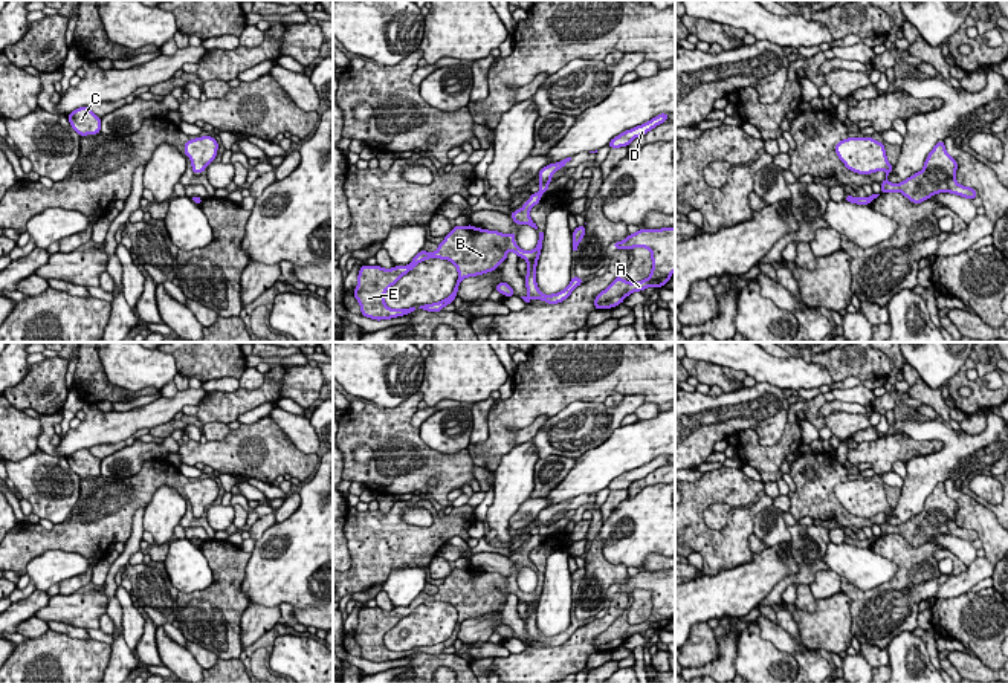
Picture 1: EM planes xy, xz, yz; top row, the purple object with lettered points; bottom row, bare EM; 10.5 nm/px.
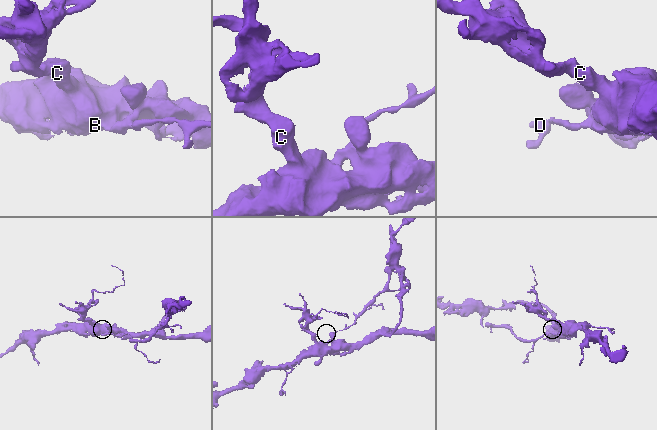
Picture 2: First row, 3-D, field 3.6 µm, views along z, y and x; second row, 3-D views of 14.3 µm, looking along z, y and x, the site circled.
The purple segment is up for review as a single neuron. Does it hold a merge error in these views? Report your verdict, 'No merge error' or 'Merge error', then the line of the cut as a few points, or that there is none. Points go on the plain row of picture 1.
Merge error. Split along xz (538, 535), (541, 538)

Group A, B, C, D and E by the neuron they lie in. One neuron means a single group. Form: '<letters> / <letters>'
A B C E / D

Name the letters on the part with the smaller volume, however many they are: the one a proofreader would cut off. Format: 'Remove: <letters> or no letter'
Remove: D

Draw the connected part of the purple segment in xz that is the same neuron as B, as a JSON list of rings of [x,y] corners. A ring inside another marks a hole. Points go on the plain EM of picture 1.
[[[454,568],[444,582],[438,585],[435,594],[420,593],[408,608],[394,608],[391,611],[380,610],[379,607],[363,607],[357,616],[357,628],[353,634],[356,643],[360,648],[360,655],[365,660],[382,663],[393,662],[403,657],[409,657],[417,651],[426,654],[441,654],[444,648],[449,648],[457,640],[460,625],[469,619],[478,619],[489,616],[507,602],[507,594],[515,594],[519,600],[527,604],[527,617],[524,619],[527,639],[521,639],[525,645],[531,640],[545,643],[547,646],[559,646],[565,643],[573,633],[583,626],[579,619],[571,619],[570,626],[551,637],[545,637],[539,633],[536,625],[536,608],[544,585],[544,575],[539,575],[538,587],[533,593],[522,593],[515,585],[516,575],[502,576],[499,573],[489,573],[467,568]],[[431,600],[451,604],[458,614],[457,625],[452,636],[432,646],[422,646],[408,651],[391,651],[385,646],[385,634],[393,630],[403,617],[411,614],[418,605]]]

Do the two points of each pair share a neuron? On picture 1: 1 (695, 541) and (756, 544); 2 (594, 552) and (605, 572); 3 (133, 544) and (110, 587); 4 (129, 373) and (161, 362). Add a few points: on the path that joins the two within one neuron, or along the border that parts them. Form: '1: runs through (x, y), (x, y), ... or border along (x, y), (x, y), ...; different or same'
1: border along (752, 532), (749, 549), (753, 553); different
2: runs through (594, 556), (600, 567); same
3: runs through (126, 555), (110, 576); same
4: runs through (136, 367), (153, 367); same

